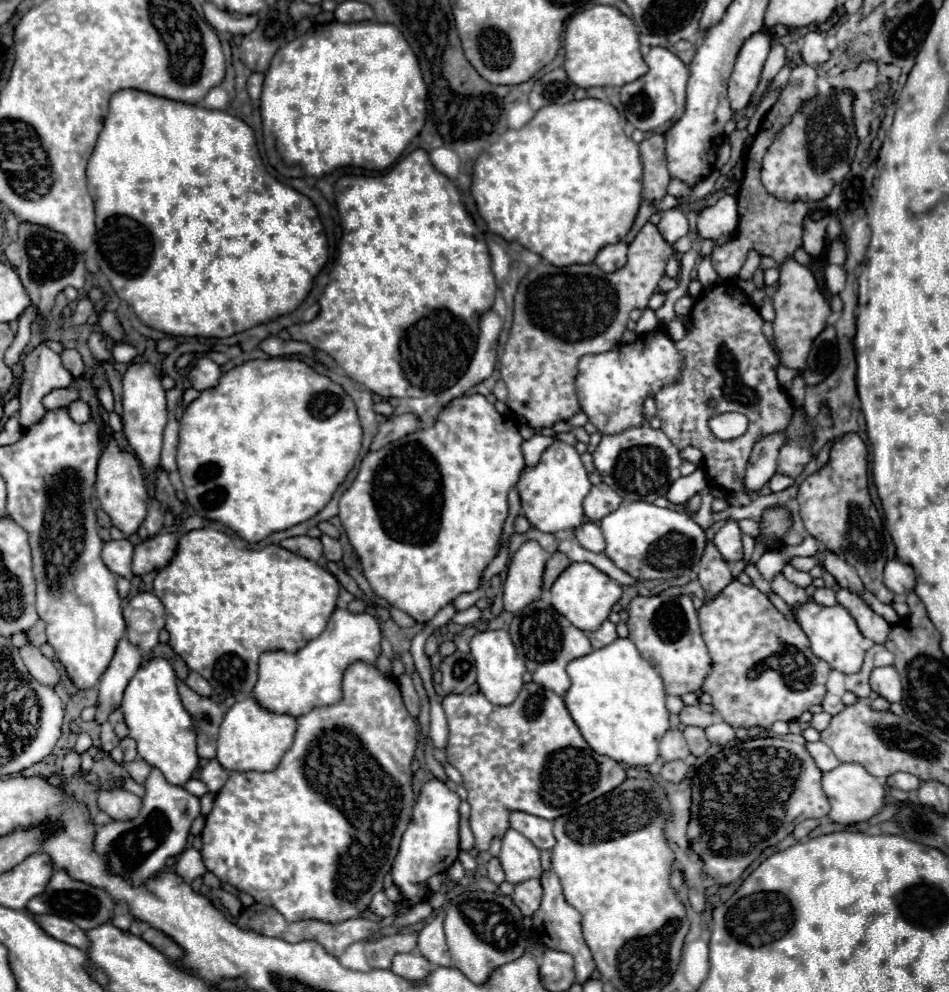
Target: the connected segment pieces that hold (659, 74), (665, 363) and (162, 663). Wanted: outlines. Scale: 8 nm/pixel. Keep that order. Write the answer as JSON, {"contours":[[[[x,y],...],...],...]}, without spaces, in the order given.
{"contours":[[[[652,47],[644,61],[648,65],[648,73],[620,89],[620,101],[624,105],[626,119],[640,131],[666,133],[684,113],[686,105],[686,83],[690,77],[688,65],[684,65],[672,51],[664,47]]],[[[660,325],[654,331],[642,333],[632,343],[618,343],[606,353],[584,355],[578,361],[576,395],[588,421],[602,435],[618,435],[630,427],[644,423],[644,401],[648,395],[656,395],[664,387],[672,387],[680,381],[684,369],[684,357],[676,349],[676,343]]],[[[150,659],[144,667],[138,669],[138,673],[132,677],[128,683],[128,689],[124,691],[122,699],[122,711],[124,719],[130,731],[130,737],[138,743],[138,755],[152,767],[160,769],[164,779],[170,785],[184,785],[194,771],[198,769],[198,753],[196,753],[196,731],[194,731],[194,721],[188,715],[188,711],[182,707],[178,689],[176,689],[176,673],[170,667],[166,659]]]]}

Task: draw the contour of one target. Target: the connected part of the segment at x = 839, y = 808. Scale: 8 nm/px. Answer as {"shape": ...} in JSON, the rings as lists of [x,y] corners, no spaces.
{"shape":[[[842,763],[836,769],[824,773],[822,787],[824,787],[824,793],[826,793],[830,807],[832,807],[828,817],[834,823],[854,825],[854,823],[860,823],[860,821],[868,821],[874,815],[878,815],[884,807],[884,797],[886,797],[884,781],[870,775],[862,765],[856,765],[856,763]]]}

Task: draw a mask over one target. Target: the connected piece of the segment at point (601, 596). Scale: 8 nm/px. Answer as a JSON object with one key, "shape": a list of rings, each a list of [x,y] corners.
{"shape":[[[572,563],[552,585],[552,607],[564,615],[572,625],[586,633],[594,633],[610,615],[612,607],[622,597],[622,587],[612,581],[608,575],[600,573],[596,567],[588,563]]]}

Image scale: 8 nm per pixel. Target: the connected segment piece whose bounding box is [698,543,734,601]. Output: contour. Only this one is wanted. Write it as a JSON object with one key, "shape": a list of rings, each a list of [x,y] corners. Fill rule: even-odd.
{"shape":[[[712,543],[706,545],[706,553],[698,567],[700,567],[698,581],[700,581],[708,601],[718,597],[722,593],[722,589],[734,581],[734,575],[730,573],[728,563],[720,557],[720,553],[716,553],[716,547]]]}

